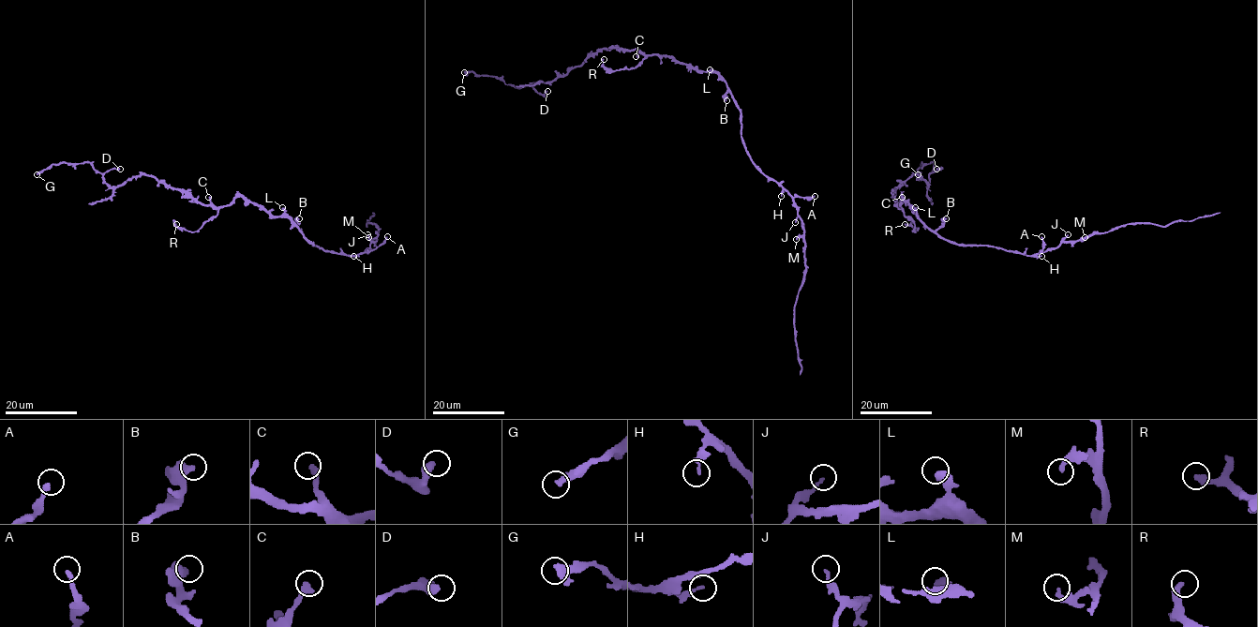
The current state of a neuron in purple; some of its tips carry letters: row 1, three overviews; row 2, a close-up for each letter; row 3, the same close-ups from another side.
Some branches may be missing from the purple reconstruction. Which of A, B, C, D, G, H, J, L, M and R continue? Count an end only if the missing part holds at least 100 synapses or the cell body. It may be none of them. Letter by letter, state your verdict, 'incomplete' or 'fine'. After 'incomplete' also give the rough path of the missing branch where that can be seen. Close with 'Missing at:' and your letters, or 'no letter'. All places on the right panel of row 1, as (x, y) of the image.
A: fine
B: fine
C: fine
D: fine
G: fine
H: fine
J: fine
L: fine
M: fine
R: fine
Missing at: no letter

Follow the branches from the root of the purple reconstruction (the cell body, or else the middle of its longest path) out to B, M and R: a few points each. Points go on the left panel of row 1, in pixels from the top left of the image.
B: (300, 231), (299, 218)
M: (300, 231), (322, 250), (351, 256), (363, 253), (376, 241), (368, 237)
R: (300, 231), (288, 218), (271, 216), (241, 197), (223, 205), (196, 231), (188, 231), (176, 224)

